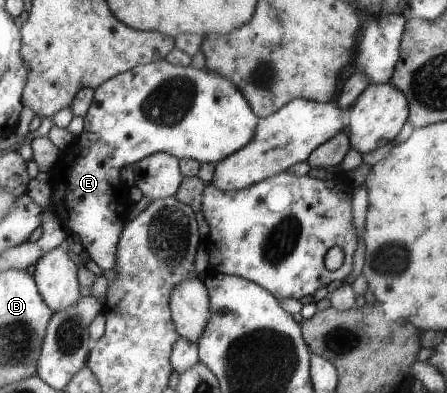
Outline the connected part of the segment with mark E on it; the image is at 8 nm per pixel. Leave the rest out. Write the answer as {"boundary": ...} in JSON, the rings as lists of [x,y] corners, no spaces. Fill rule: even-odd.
{"boundary":[[[165,59],[146,65],[133,67],[109,78],[94,90],[94,99],[86,111],[84,128],[67,152],[61,154],[58,166],[49,173],[53,176],[51,197],[54,213],[63,221],[68,234],[76,235],[82,243],[83,251],[103,271],[117,266],[118,243],[125,229],[129,201],[118,197],[120,171],[122,167],[141,161],[156,152],[166,152],[176,159],[193,159],[203,163],[218,163],[225,157],[241,150],[252,142],[261,119],[250,107],[249,100],[230,79],[210,73],[208,69],[192,66],[175,66]]]}

